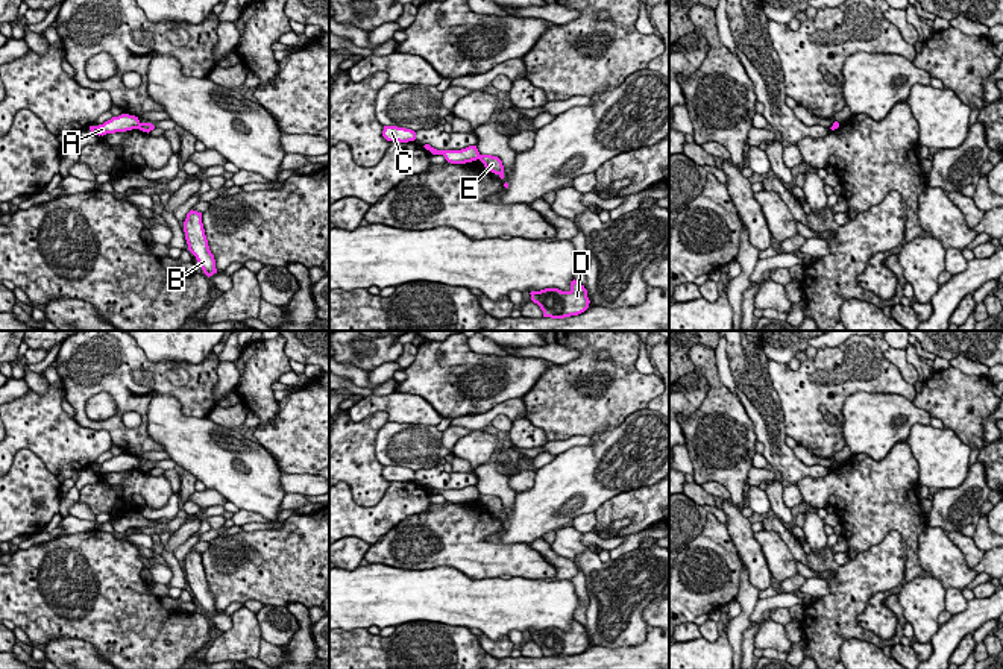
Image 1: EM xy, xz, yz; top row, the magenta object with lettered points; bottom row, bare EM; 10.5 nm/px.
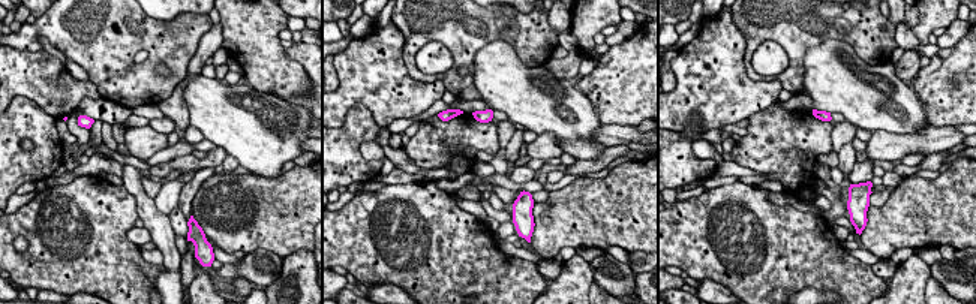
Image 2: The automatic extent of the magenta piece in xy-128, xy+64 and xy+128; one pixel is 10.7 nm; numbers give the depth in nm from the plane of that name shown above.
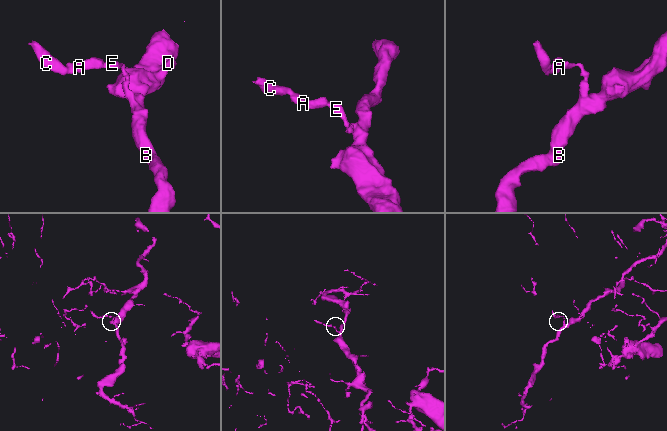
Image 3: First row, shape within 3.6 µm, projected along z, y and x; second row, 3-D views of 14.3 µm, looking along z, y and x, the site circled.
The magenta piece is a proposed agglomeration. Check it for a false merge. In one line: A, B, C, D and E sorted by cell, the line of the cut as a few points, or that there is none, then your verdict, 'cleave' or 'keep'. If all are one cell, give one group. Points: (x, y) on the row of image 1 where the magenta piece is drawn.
groups A C / B D E; cut xz (478, 155), (480, 158); cleave

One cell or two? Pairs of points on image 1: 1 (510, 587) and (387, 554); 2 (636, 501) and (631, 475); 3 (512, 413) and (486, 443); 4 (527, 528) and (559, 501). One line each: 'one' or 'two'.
1: two
2: two
3: two
4: one

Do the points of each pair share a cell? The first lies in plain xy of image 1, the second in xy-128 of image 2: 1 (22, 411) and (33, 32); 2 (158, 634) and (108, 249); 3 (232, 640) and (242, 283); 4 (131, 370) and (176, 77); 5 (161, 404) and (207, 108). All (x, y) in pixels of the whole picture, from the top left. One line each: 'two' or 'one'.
1: two
2: one
3: one
4: one
5: one

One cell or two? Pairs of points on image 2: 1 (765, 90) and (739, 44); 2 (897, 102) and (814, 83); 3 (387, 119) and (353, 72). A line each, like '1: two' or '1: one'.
1: one
2: one
3: one

